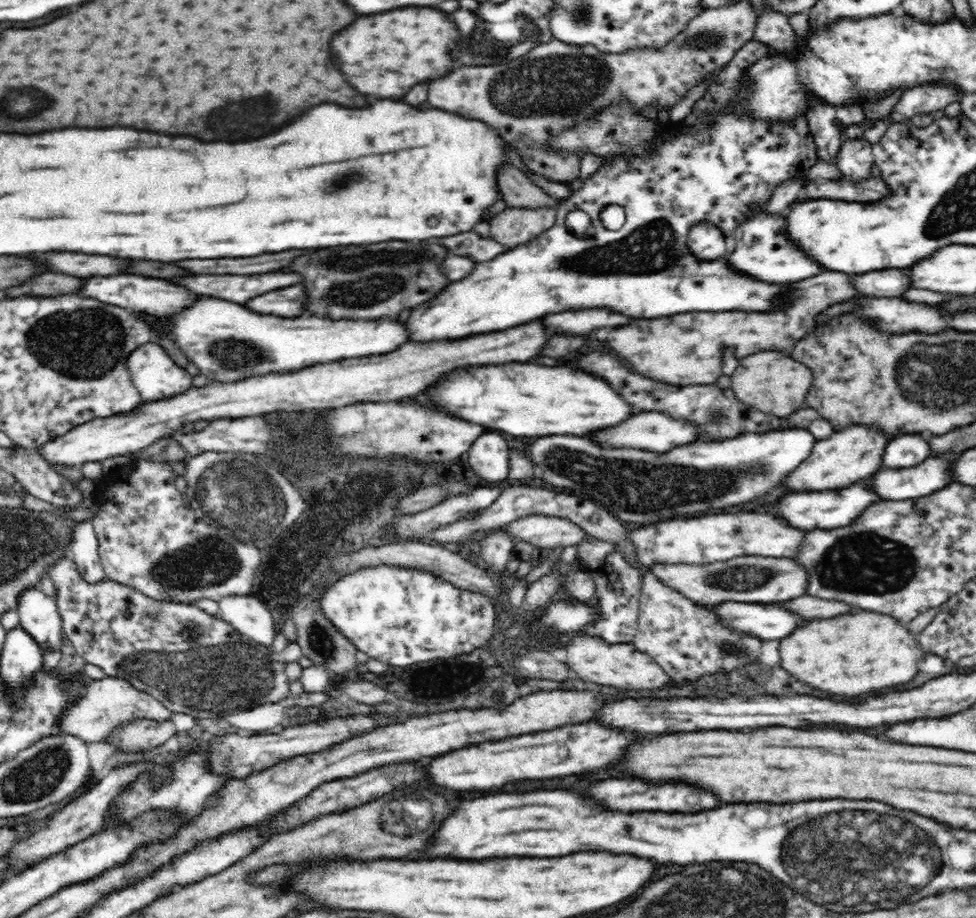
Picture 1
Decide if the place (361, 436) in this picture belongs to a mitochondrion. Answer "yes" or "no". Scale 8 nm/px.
yes

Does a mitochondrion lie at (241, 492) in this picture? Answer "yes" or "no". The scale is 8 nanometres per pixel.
yes

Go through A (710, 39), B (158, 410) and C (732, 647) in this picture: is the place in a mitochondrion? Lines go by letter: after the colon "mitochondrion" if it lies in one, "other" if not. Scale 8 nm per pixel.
A: mitochondrion
B: other
C: mitochondrion

